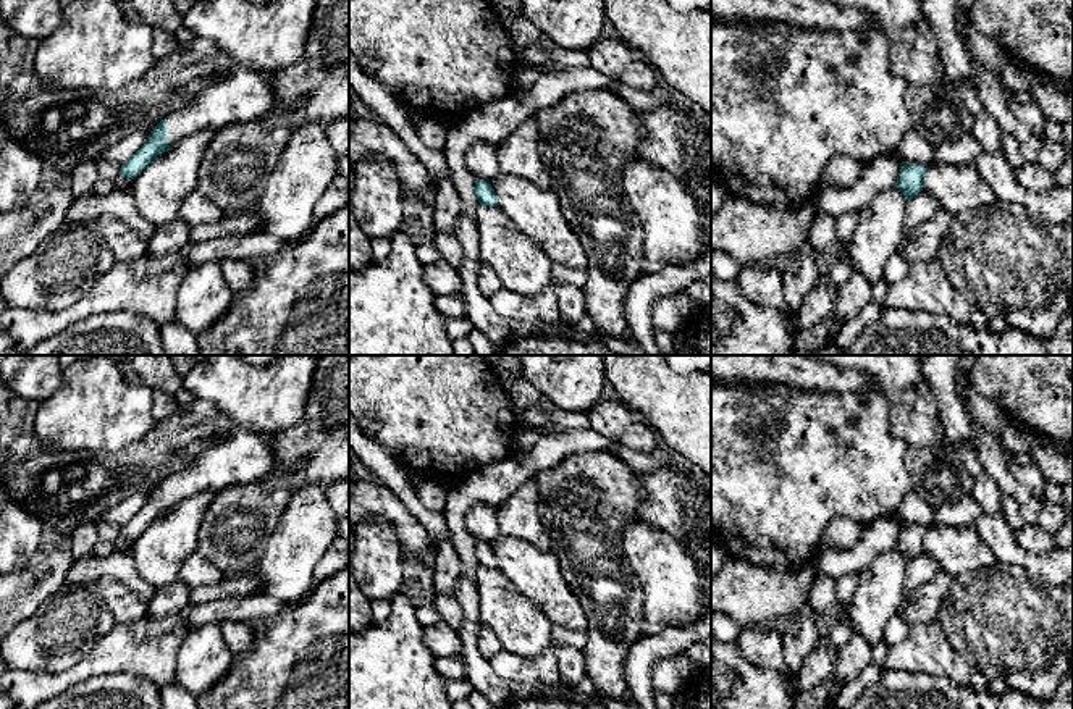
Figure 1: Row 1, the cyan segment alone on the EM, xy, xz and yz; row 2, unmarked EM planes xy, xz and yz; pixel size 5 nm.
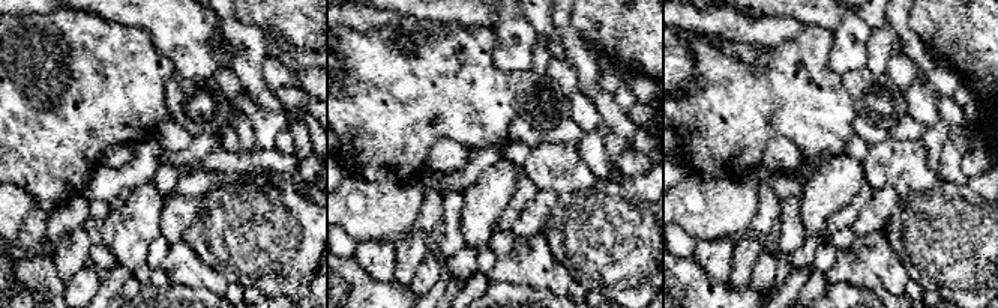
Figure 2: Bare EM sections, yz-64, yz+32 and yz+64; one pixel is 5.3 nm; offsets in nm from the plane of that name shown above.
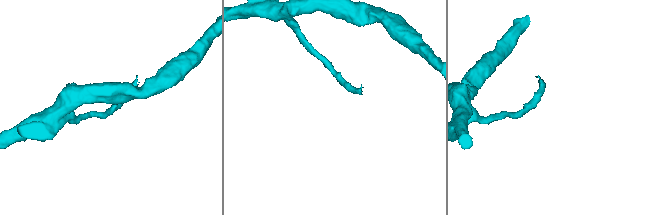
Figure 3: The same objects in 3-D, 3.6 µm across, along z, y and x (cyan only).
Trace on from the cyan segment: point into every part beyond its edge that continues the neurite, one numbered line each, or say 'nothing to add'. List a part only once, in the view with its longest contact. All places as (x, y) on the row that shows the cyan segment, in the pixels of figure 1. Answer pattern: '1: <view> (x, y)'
1: xy (243, 96)

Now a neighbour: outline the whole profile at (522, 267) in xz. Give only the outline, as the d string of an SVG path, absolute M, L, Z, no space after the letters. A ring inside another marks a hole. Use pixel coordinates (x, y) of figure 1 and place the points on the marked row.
M480 203L475 221L480 262L499 276L504 289L530 297L549 284L551 258L499 207Z

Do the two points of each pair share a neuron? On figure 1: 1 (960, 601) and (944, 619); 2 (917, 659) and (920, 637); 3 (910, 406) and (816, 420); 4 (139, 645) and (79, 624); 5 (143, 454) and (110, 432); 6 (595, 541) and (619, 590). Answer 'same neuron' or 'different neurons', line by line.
1: same neuron
2: same neuron
3: different neurons
4: different neurons
5: different neurons
6: same neuron

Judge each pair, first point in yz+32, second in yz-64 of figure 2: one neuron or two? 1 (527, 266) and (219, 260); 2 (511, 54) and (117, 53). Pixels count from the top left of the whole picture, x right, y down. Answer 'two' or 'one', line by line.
1: two
2: two

